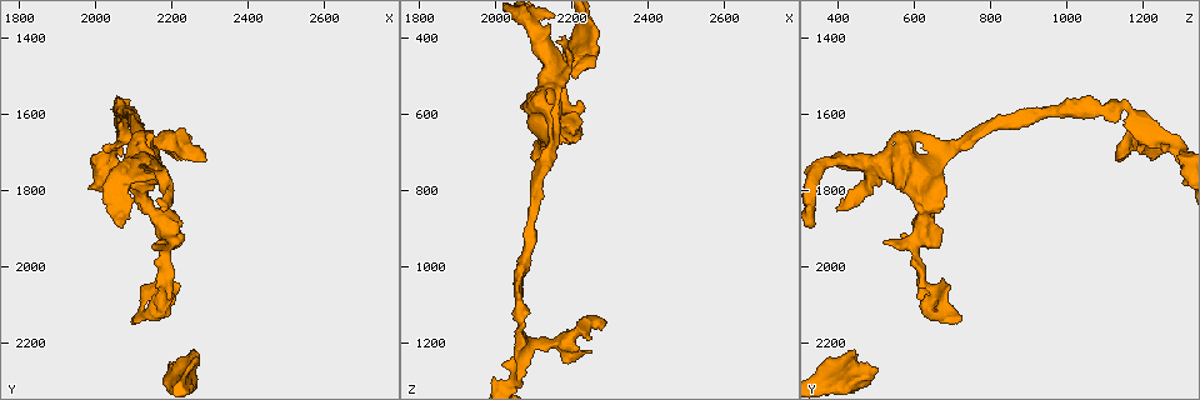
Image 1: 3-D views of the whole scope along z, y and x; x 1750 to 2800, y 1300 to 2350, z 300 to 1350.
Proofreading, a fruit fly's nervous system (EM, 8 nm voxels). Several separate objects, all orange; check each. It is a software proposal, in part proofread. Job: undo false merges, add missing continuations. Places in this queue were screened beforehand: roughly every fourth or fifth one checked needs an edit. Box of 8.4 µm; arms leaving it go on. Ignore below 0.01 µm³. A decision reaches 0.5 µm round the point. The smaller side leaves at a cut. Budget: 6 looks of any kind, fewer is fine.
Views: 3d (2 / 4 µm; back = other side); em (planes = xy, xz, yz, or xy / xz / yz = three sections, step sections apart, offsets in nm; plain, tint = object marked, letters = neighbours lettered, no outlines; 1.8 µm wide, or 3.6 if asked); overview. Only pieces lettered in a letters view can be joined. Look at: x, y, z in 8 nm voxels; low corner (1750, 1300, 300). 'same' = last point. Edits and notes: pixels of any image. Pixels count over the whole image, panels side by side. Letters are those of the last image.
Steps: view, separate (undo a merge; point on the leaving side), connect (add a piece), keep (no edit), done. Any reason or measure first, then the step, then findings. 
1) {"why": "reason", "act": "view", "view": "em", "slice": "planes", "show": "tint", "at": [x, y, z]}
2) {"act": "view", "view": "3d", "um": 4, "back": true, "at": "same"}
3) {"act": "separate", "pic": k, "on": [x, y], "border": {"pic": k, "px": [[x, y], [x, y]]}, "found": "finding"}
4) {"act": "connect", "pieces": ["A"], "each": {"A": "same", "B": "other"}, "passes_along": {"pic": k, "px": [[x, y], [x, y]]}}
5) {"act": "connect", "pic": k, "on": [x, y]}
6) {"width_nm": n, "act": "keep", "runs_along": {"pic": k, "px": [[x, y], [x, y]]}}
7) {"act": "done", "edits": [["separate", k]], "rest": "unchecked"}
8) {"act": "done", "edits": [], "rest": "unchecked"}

{"why": "an open end", "act": "view", "view": "em", "um": 3.6, "slice": "planes", "show": "letters", "at": [2115, 1850, 680]}

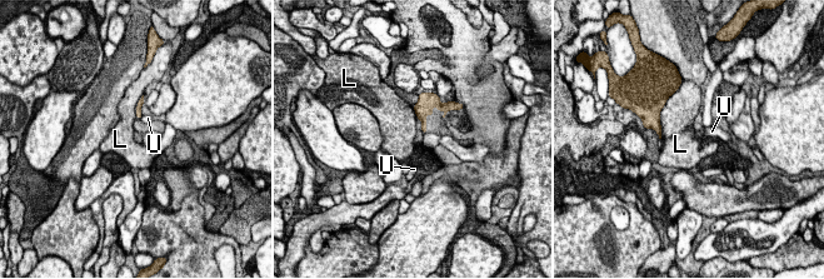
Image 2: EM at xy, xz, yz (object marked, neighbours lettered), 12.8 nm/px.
{"act": "keep", "each": {"L": "other", "U": "other"}, "found": "none of them fits"}

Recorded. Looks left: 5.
{"why": "branch point", "act": "view", "view": "em", "slice": "planes", "show": "letters", "at": [2185, 2065, 650]}

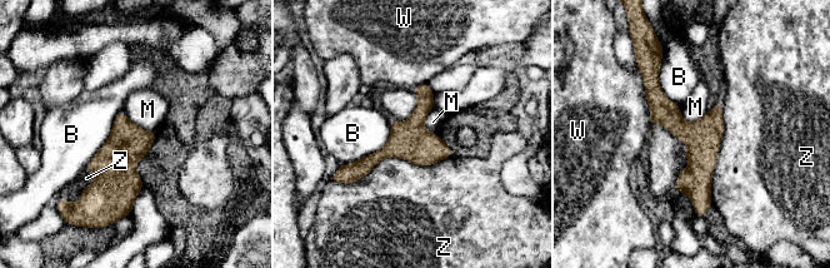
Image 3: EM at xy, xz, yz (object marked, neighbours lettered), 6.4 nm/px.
{"longest_contact_nm": ["Z", 750], "act": "keep", "each": {"B": "other", "M": "other", "W": "other", "Z": "other"}, "runs_along": {"pic": 3, "px": [[656, 68], [659, 105], [699, 147], [699, 208]]}, "found": "all the same neuron"}

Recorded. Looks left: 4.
{"why": "an open end", "act": "view", "view": "em", "slice": "planes", "show": "letters", "at": [2265, 2225, 455]}

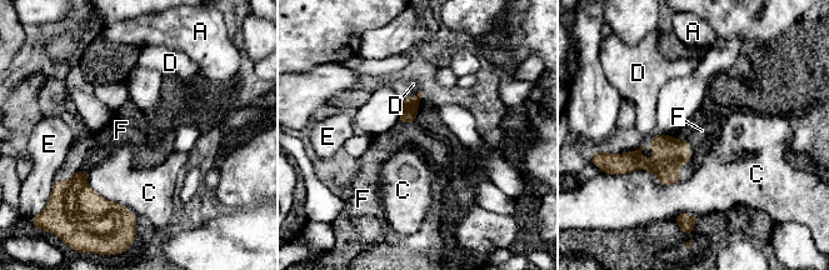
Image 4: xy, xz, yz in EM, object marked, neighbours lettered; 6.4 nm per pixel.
{"act": "connect", "pieces": ["F"], "each": {"A": "other", "C": "other", "D": "other", "E": "other", "F": "same"}, "found": "the neuron continues"}

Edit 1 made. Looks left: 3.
{"act": "done", "edits": [["connect", 4]], "rest": "unchecked"}

